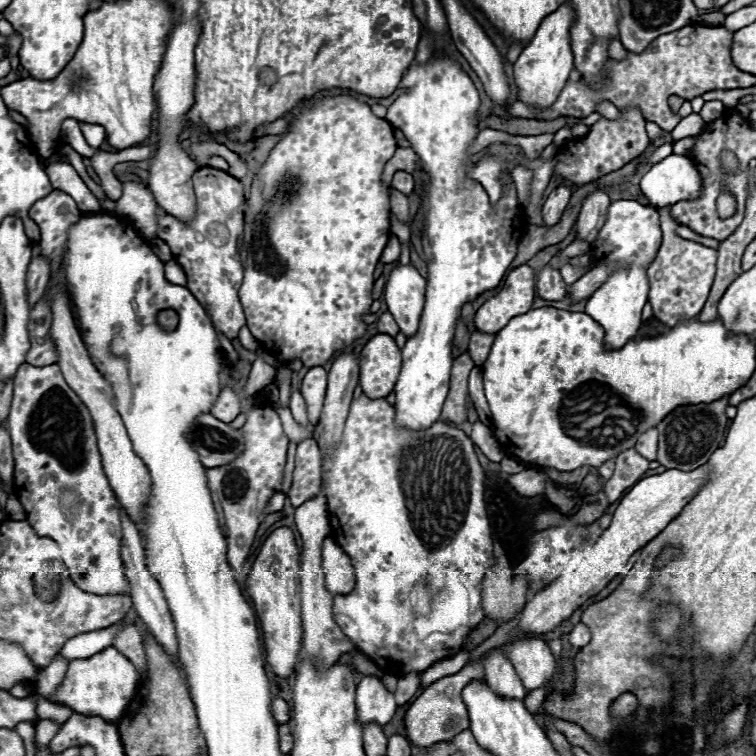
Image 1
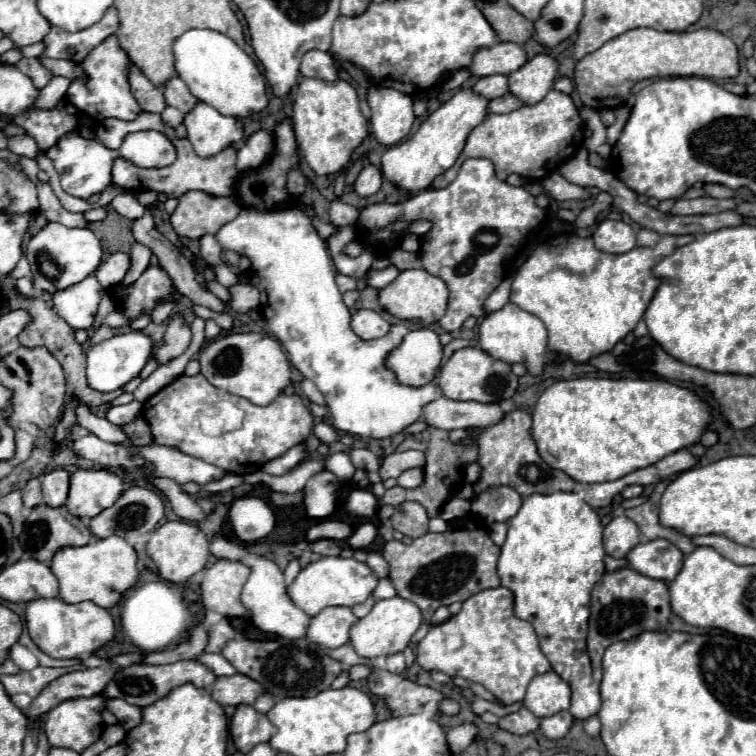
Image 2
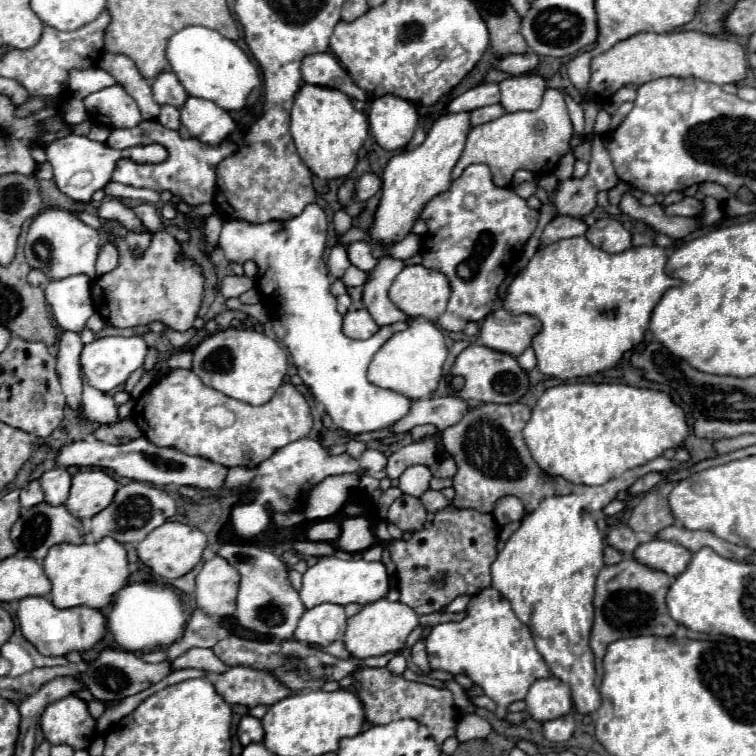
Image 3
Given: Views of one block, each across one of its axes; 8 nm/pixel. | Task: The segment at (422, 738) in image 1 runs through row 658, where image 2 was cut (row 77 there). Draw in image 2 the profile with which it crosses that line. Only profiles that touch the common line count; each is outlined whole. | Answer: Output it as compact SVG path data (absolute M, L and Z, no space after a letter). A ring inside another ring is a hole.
M500 42L494 44L492 48L480 48L476 56L472 58L470 64L470 74L472 76L490 76L490 74L512 74L526 62L526 52L522 46L512 44L512 42Z

